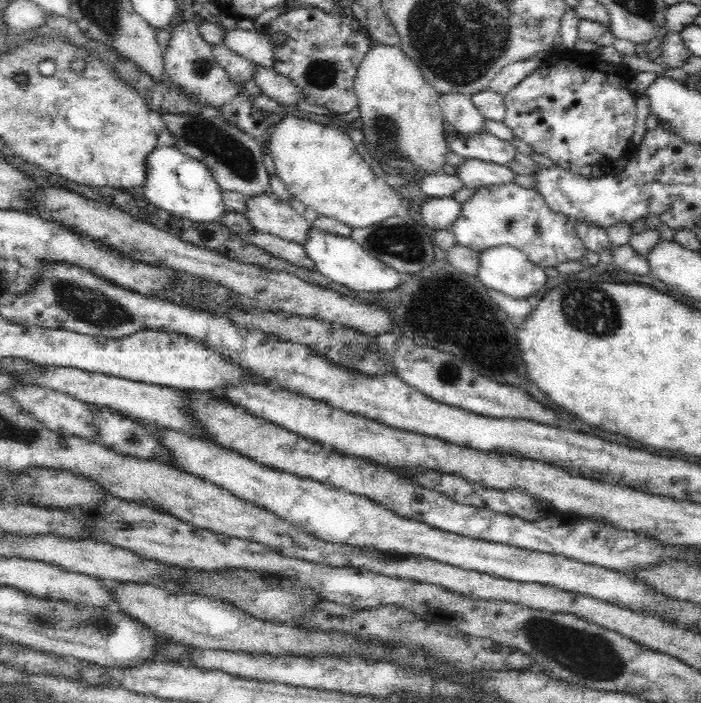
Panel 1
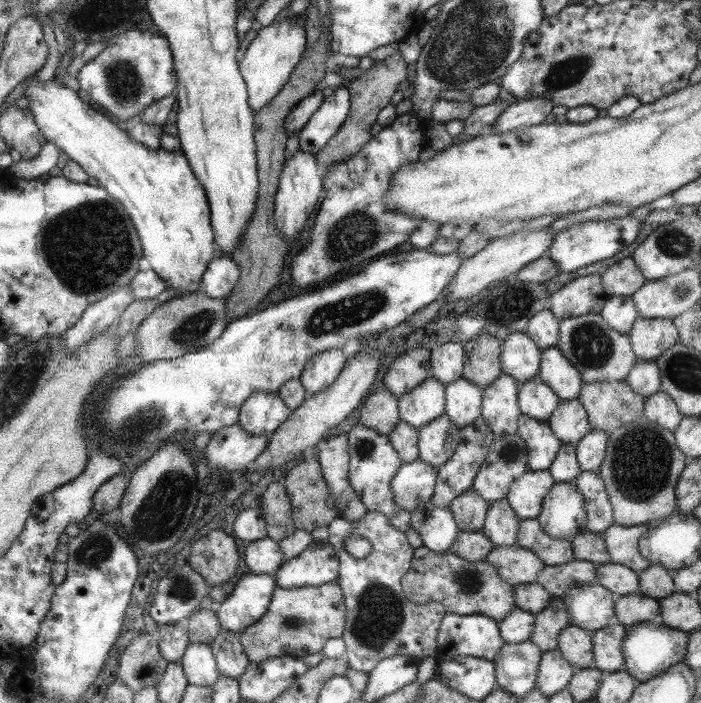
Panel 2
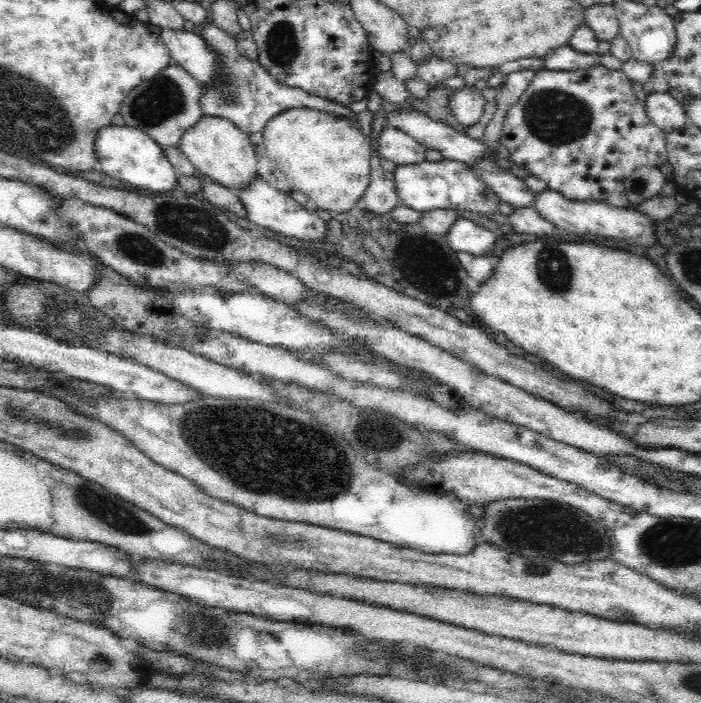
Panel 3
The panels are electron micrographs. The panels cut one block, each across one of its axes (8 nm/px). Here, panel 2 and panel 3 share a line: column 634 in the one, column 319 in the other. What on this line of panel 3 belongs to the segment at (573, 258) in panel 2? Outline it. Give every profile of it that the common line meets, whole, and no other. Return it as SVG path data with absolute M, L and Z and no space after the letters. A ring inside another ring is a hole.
M256 176L252 182L252 186L244 188L240 192L240 200L246 208L246 218L258 226L264 226L264 228L270 228L274 230L276 234L282 234L282 236L288 236L288 238L298 238L298 240L322 240L326 238L326 222L318 218L316 212L312 210L306 210L302 208L288 192L280 192L276 188L272 188L262 176Z

